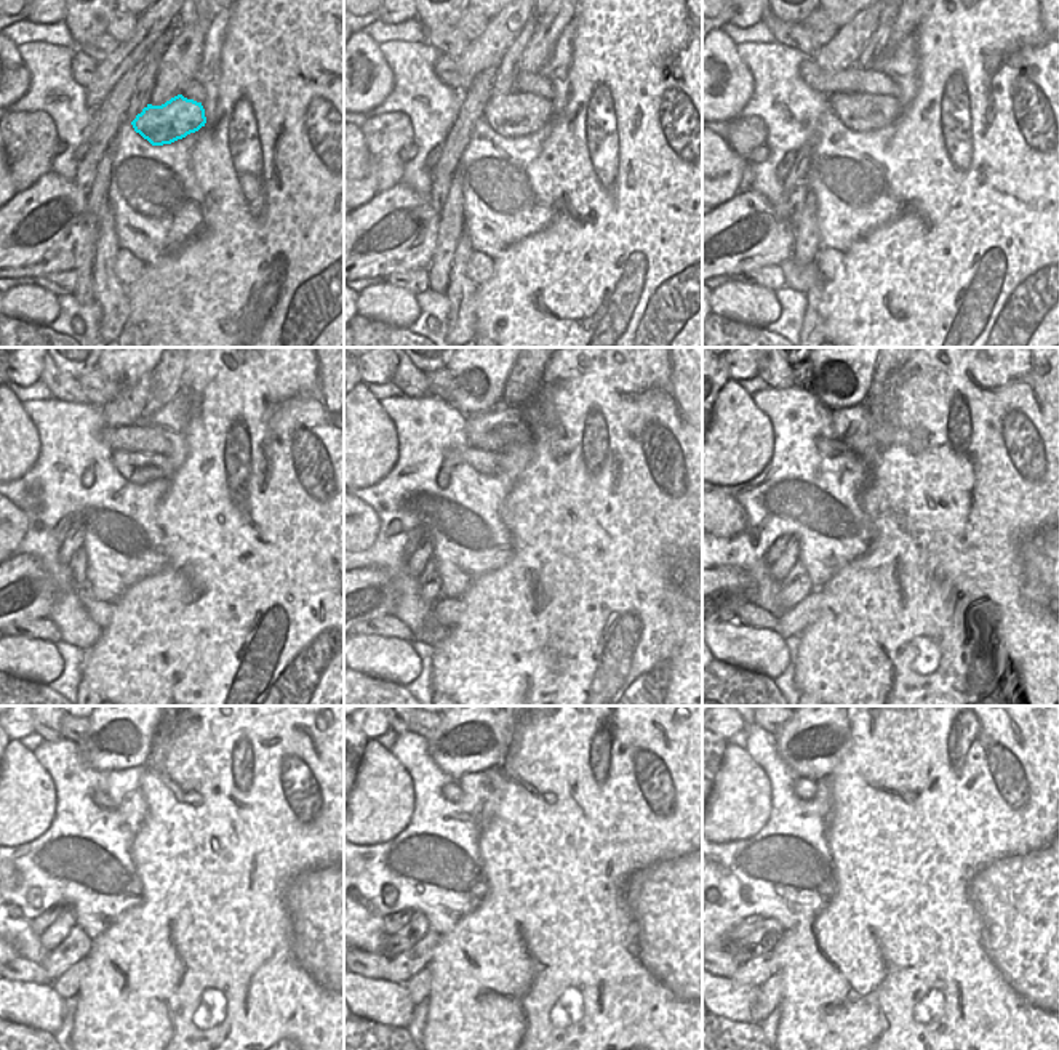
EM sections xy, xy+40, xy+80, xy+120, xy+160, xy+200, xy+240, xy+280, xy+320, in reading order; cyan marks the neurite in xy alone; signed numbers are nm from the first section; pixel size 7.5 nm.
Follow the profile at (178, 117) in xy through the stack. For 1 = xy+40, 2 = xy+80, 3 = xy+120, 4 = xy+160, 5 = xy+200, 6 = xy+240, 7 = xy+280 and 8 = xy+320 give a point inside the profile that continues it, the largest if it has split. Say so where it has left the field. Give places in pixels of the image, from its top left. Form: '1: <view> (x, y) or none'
1: xy+40 (517, 114)
2: xy+80 (859, 112)
3: xy+120 (138, 468)
4: xy+160 (488, 463)
5: xy+200 (829, 448)
6: xy+240 (101, 799)
7: xy+280 (451, 791)
8: xy+320 (803, 788)

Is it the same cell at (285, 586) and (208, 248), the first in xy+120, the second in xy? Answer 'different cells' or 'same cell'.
same cell

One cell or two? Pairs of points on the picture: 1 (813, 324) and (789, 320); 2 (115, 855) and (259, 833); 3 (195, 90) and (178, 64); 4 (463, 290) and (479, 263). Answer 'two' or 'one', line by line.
1: two
2: two
3: two
4: two

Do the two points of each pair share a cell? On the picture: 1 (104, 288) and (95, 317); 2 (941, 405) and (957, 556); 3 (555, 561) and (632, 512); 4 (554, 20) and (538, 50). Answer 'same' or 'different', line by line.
1: different
2: same
3: same
4: same

